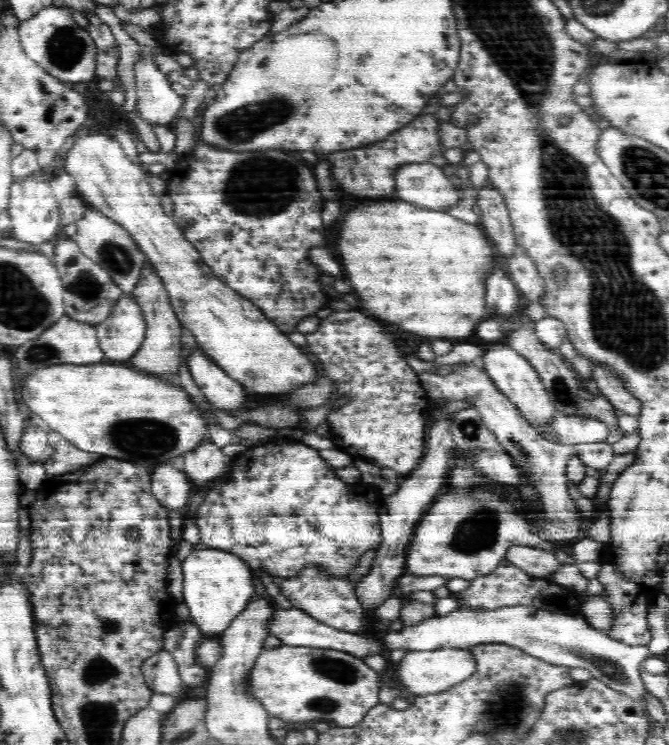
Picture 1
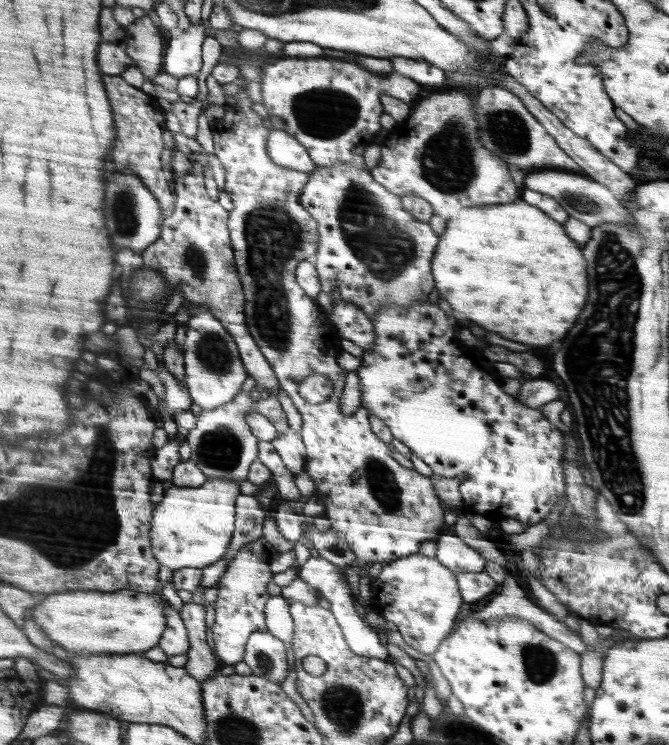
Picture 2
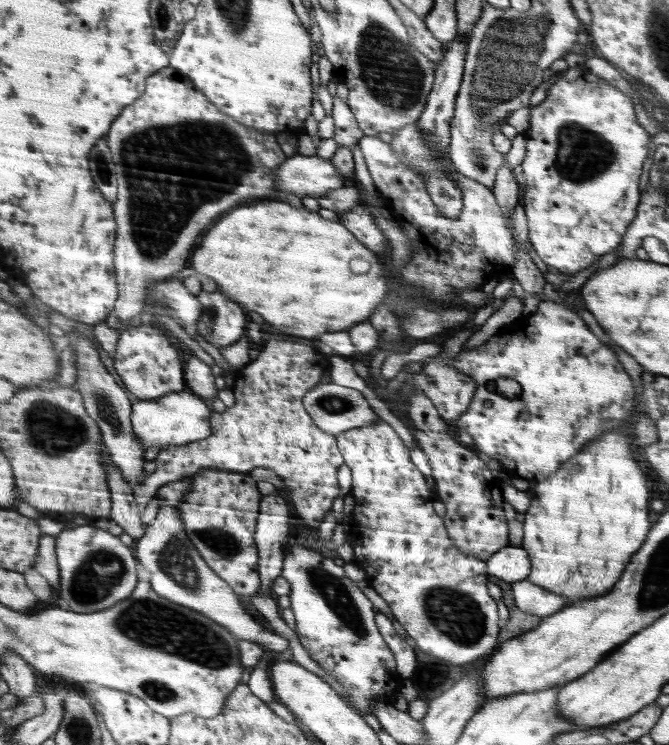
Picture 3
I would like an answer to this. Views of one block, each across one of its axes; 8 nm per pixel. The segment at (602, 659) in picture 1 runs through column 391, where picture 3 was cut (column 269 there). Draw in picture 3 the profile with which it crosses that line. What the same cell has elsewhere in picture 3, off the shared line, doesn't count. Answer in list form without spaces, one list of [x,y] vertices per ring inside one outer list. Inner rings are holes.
[[[173,504],[159,506],[155,520],[151,520],[147,524],[147,534],[139,542],[135,542],[135,552],[137,552],[139,564],[149,572],[151,586],[157,594],[161,594],[177,604],[189,606],[195,612],[201,612],[209,620],[215,620],[217,624],[221,624],[225,630],[231,630],[239,640],[257,642],[263,648],[269,648],[279,654],[289,648],[289,640],[275,634],[273,630],[265,630],[263,626],[259,626],[255,622],[255,612],[247,610],[241,604],[239,596],[235,596],[231,586],[223,578],[219,578],[219,574],[215,574],[215,570],[211,566],[207,566],[207,562],[201,558],[199,550],[195,548],[195,544],[187,532],[181,504],[179,506],[173,506]]]

